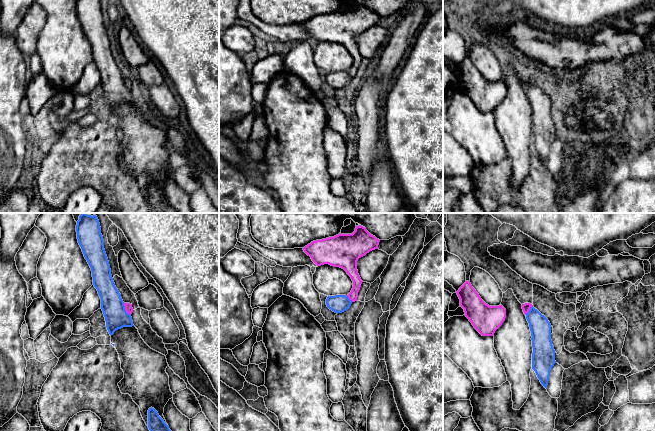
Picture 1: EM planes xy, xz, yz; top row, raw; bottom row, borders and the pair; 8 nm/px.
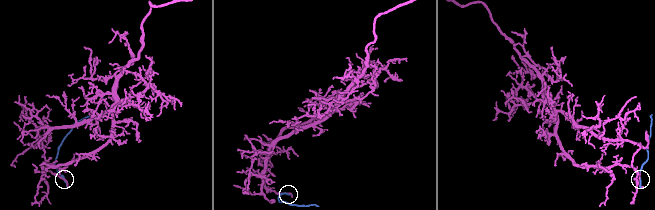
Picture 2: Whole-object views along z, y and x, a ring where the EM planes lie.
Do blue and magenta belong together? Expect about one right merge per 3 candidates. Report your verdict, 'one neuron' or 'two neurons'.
two neurons

